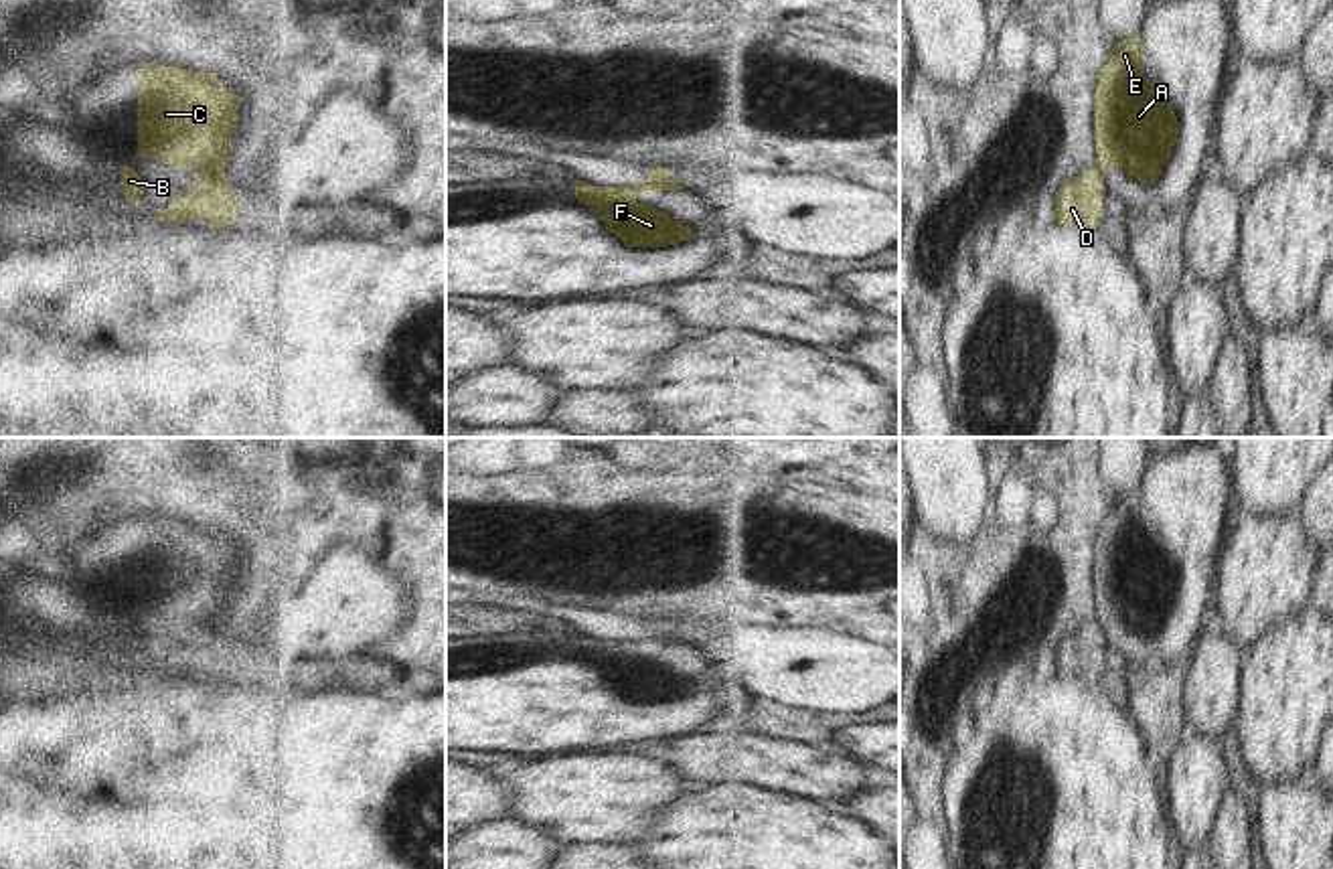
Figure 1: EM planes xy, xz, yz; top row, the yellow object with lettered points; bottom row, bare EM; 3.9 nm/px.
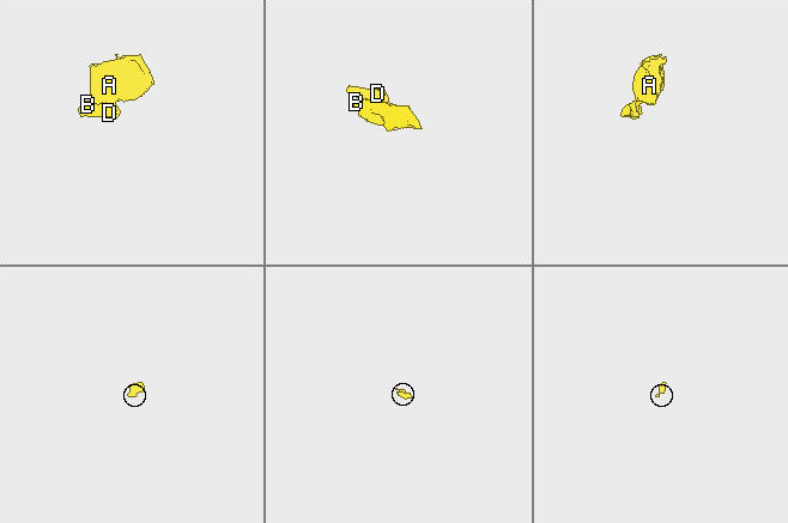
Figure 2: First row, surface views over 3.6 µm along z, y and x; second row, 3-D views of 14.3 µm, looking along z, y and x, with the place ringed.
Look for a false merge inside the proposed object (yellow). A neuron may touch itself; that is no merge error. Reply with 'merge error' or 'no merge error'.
merge error

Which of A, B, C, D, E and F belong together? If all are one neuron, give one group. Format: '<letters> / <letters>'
A B C E F / D

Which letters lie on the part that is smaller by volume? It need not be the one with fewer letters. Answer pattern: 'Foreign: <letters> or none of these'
Foreign: D

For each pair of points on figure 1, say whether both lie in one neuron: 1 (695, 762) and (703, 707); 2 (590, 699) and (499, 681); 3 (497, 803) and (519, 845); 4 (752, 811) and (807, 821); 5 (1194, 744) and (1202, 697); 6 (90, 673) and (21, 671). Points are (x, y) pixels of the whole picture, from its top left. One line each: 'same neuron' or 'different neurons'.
1: different neurons
2: same neuron
3: different neurons
4: same neuron
5: different neurons
6: same neuron

